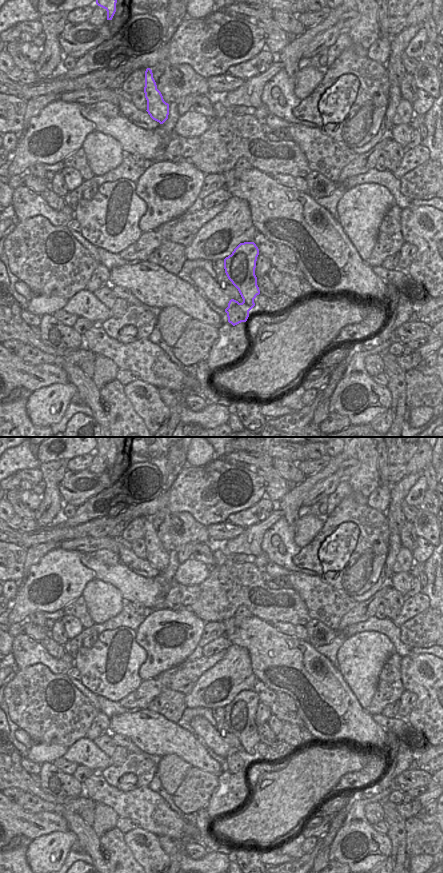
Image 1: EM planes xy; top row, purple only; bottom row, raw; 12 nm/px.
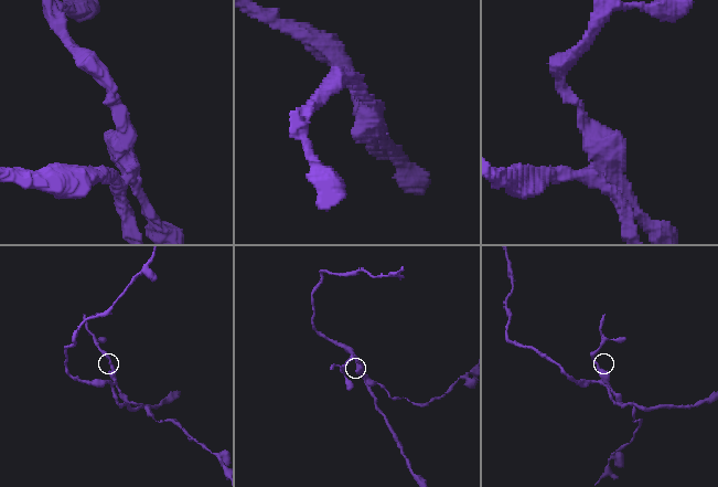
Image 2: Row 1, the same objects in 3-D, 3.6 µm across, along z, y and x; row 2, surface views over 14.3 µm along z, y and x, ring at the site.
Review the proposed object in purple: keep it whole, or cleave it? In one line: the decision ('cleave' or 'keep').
cleave

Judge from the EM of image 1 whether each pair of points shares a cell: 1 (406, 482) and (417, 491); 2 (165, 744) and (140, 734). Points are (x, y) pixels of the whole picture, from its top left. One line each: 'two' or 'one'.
1: two
2: one

